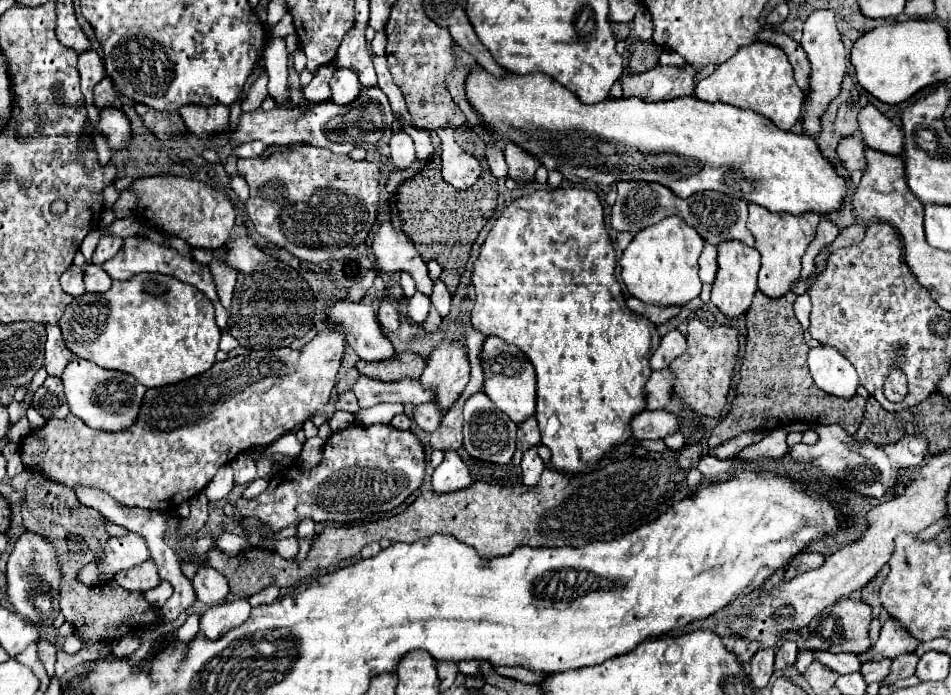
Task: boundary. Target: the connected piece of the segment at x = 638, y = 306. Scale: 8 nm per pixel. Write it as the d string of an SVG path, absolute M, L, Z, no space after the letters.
M628 298L626 304L628 304L636 314L648 318L648 320L650 320L652 324L656 324L656 326L672 320L672 318L678 316L678 312L680 312L680 308L670 308L670 306L648 306L648 304L644 304L644 302L636 300L636 298Z

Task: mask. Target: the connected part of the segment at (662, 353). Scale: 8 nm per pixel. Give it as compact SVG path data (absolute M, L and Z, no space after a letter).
M670 330L670 332L662 338L662 342L660 342L660 346L656 348L656 352L652 354L652 358L650 358L650 368L652 368L652 370L660 370L660 368L670 366L670 362L672 362L674 358L678 358L684 350L686 350L686 338L684 338L678 330Z

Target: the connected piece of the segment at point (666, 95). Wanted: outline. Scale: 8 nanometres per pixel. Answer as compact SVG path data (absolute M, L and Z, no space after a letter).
M690 62L682 68L658 64L656 68L636 76L622 76L622 88L624 96L638 96L646 102L672 100L692 94L696 74L698 70Z

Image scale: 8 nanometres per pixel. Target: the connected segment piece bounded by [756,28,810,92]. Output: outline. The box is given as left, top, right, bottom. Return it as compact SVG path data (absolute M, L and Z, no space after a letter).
M760 28L756 40L768 42L768 44L774 44L774 46L782 48L786 52L792 68L794 68L794 78L796 78L798 86L804 92L808 92L808 82L806 80L808 80L810 66L808 66L808 58L804 54L802 46L796 40L792 40L788 34L782 34L782 32L776 32L776 30L768 30L768 28Z

